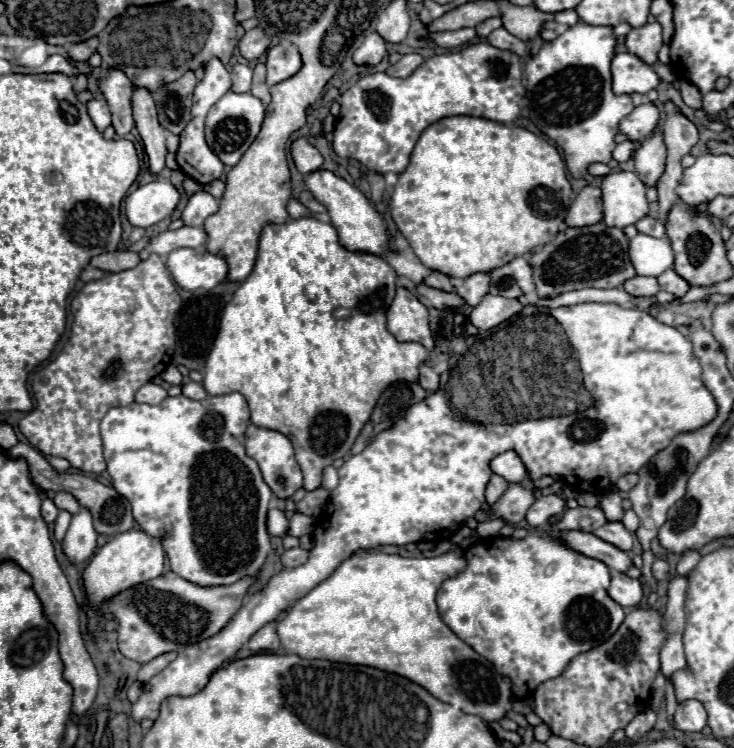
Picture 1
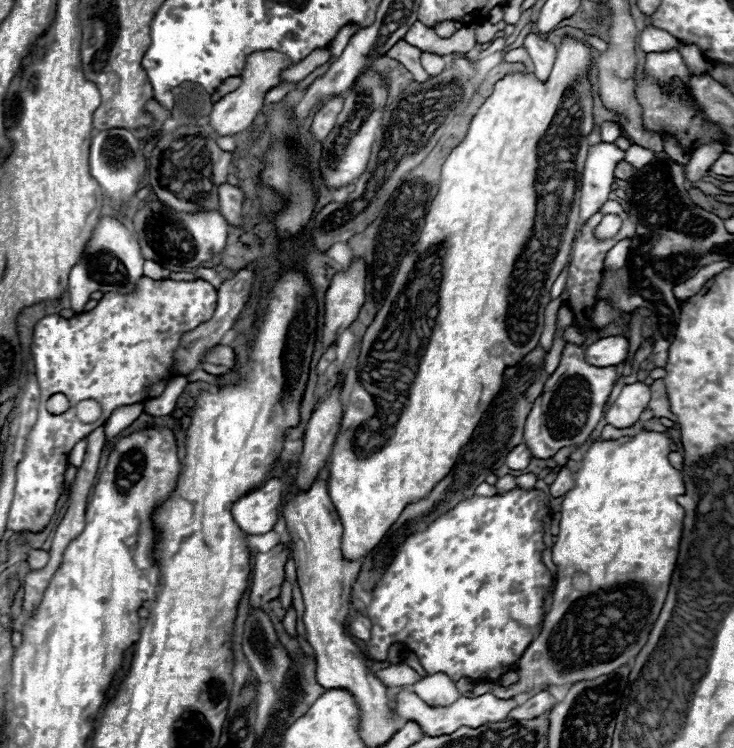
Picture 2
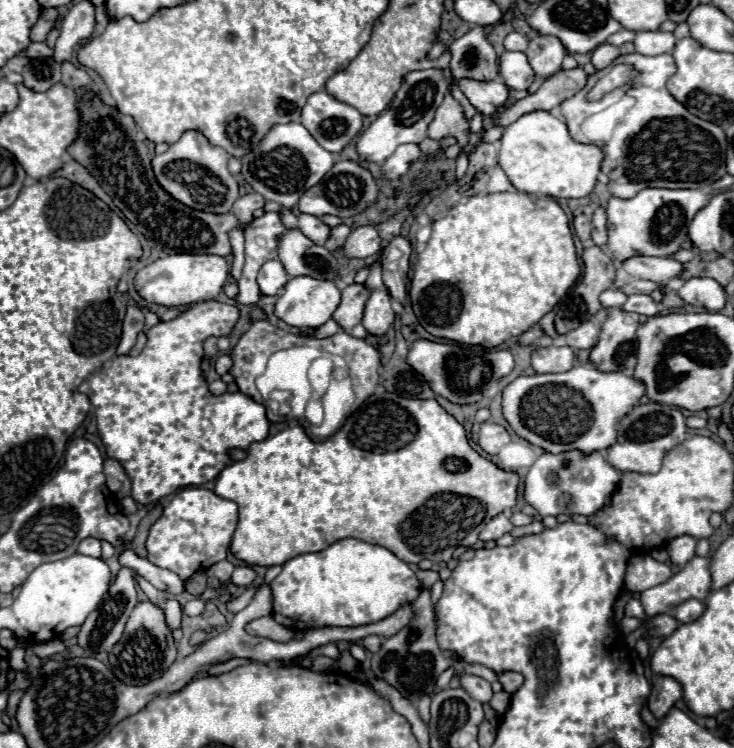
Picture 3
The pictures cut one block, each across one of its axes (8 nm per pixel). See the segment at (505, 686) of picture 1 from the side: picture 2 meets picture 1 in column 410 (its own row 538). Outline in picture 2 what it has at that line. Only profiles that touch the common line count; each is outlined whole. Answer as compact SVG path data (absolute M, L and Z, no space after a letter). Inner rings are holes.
M648 430L590 444L580 468L574 472L576 486L564 494L560 510L560 532L552 546L552 560L558 568L552 610L540 636L532 640L516 664L520 682L508 688L494 686L490 690L494 696L506 700L520 692L536 692L542 686L570 686L580 680L594 680L628 664L648 642L670 588L684 528L684 508L680 508L676 496L684 494L686 488L682 474L668 462L670 452L670 440Z

